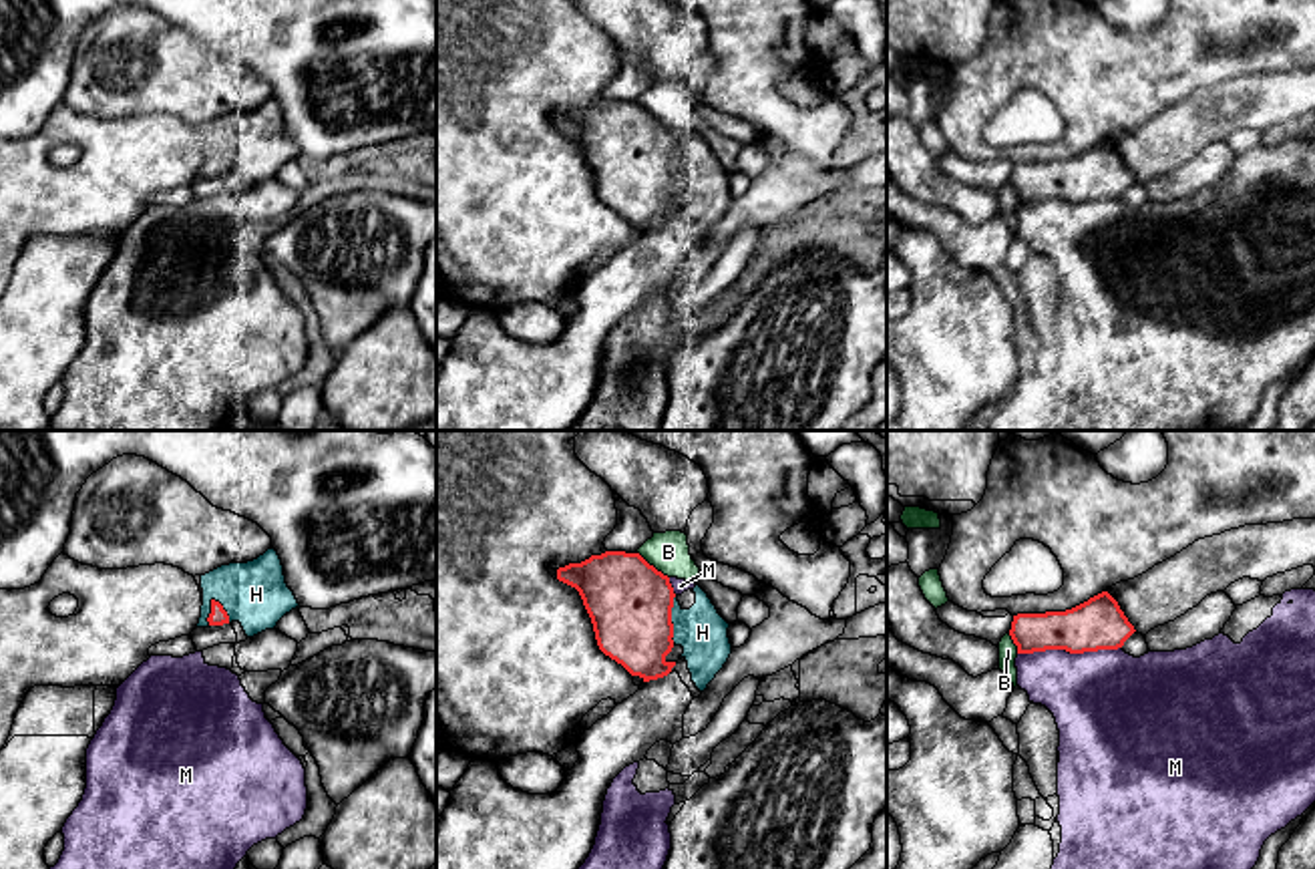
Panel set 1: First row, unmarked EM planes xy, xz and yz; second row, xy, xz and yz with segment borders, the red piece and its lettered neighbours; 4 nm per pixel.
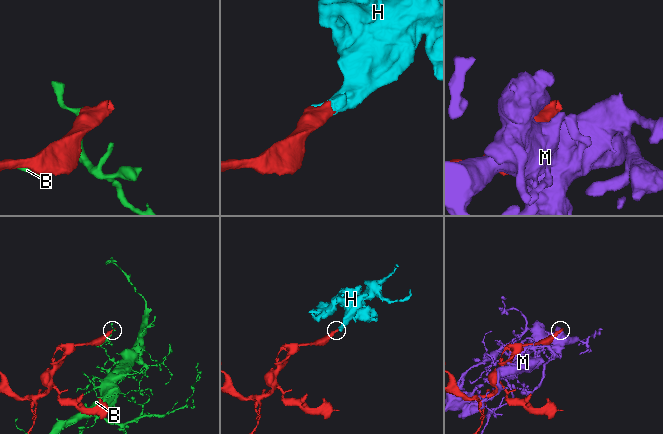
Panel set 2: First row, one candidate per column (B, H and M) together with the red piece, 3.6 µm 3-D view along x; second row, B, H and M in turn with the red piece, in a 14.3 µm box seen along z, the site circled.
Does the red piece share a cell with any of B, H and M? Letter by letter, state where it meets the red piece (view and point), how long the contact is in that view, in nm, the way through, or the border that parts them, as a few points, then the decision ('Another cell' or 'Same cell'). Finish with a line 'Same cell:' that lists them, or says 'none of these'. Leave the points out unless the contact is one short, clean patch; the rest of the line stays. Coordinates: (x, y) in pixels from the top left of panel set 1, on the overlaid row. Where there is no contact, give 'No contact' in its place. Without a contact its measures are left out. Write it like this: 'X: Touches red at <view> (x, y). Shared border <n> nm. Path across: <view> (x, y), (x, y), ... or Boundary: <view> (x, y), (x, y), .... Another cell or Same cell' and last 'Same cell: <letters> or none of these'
B: Touches red at xz (652, 566). Shared border 170 nm. Another cell
H: Touches red at xy (224, 610). Shared border 130 nm. Same cell
M: Touches red at yz (1068, 650). Shared border 420 nm. Another cell
Same cell: H

